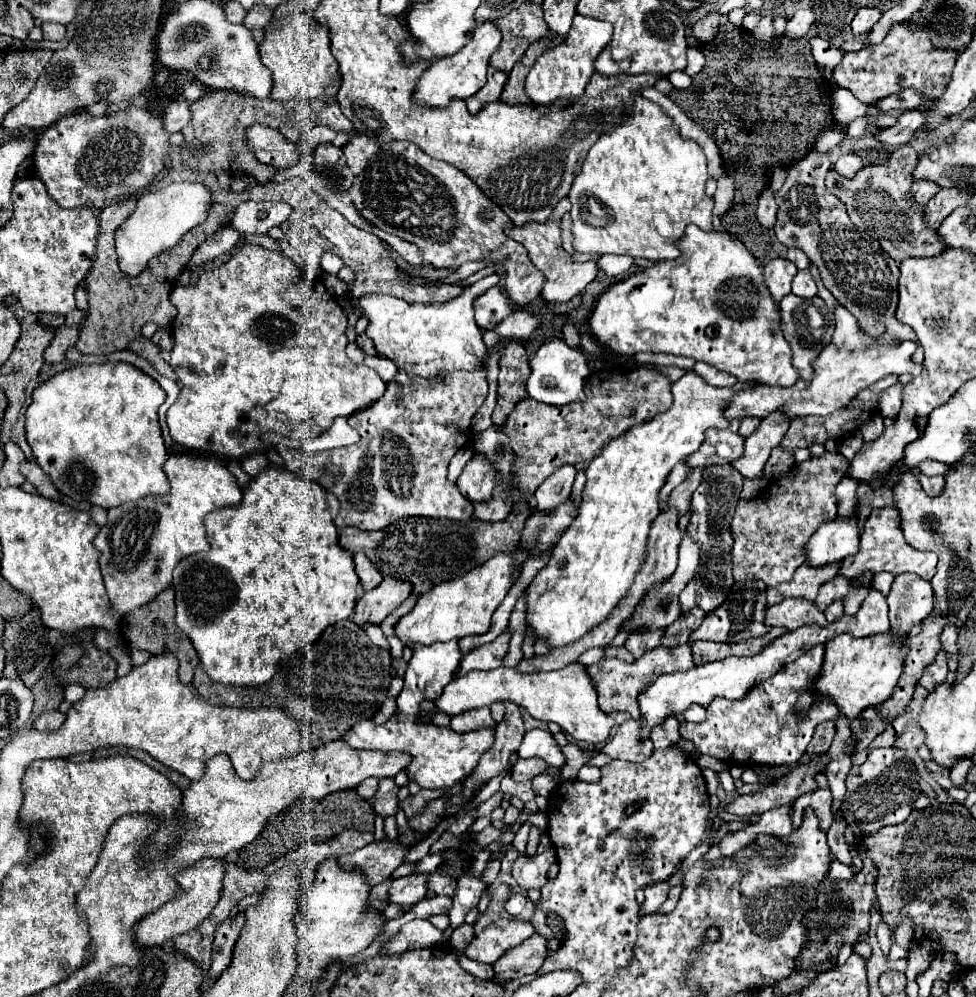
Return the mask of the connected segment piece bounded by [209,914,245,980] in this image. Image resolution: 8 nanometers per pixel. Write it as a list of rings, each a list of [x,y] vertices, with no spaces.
[[[239,914],[237,918],[227,918],[217,930],[215,930],[215,940],[213,940],[213,962],[209,968],[209,978],[217,980],[231,964],[231,954],[235,948],[235,942],[239,938],[239,932],[243,928],[245,916]]]

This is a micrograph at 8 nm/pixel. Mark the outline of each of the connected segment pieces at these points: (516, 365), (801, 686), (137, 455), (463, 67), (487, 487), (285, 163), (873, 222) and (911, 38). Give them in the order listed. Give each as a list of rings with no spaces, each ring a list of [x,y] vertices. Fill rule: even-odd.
[[[507,340],[499,360],[499,390],[497,406],[493,410],[493,424],[501,426],[517,400],[527,396],[525,382],[529,378],[529,356],[521,342]]]
[[[813,646],[809,652],[797,658],[797,662],[789,662],[785,670],[773,674],[769,682],[753,686],[753,690],[749,690],[745,698],[715,698],[707,708],[707,718],[703,722],[679,722],[681,738],[691,740],[699,754],[713,756],[727,766],[755,768],[797,764],[811,742],[815,726],[825,720],[837,720],[839,716],[833,698],[821,696],[817,696],[817,702],[813,702],[813,706],[809,706],[811,710],[797,710],[797,698],[803,694],[803,690],[813,690],[821,662],[825,662],[825,648]]]
[[[125,362],[81,364],[63,370],[37,386],[25,412],[27,442],[37,464],[51,478],[53,486],[77,502],[89,502],[101,508],[113,508],[145,496],[163,496],[169,482],[163,472],[167,450],[157,422],[157,410],[165,402],[165,390],[143,370]]]
[[[493,22],[477,24],[473,40],[465,48],[461,48],[453,56],[445,56],[441,60],[433,62],[429,66],[429,70],[421,76],[421,80],[415,88],[417,102],[421,102],[423,106],[433,106],[435,108],[435,106],[447,106],[451,98],[469,98],[469,96],[473,96],[477,90],[481,90],[485,86],[485,74],[487,74],[489,58],[497,50],[499,44],[501,44],[501,30],[497,30],[497,26],[493,26]]]
[[[475,454],[463,468],[463,474],[457,480],[457,486],[465,498],[471,502],[485,502],[491,498],[495,486],[497,486],[497,476],[501,472],[495,470],[495,466],[487,460],[483,454]]]
[[[255,124],[247,130],[247,138],[259,162],[269,164],[277,170],[297,164],[297,144],[289,142],[279,130]]]
[[[911,144],[899,146],[887,162],[883,164],[871,164],[863,166],[861,172],[853,178],[845,178],[837,174],[837,170],[831,170],[825,184],[831,194],[841,198],[841,202],[847,206],[847,214],[851,222],[865,230],[871,232],[881,246],[885,248],[891,258],[897,262],[903,262],[909,256],[937,256],[945,252],[949,246],[941,240],[937,230],[929,230],[925,218],[925,206],[913,202],[911,194],[911,184],[913,184],[913,166],[917,166],[919,154]]]
[[[895,22],[881,44],[869,44],[857,52],[847,52],[833,70],[833,80],[839,88],[851,90],[869,106],[905,88],[915,88],[921,92],[925,96],[925,106],[931,106],[931,102],[941,98],[945,92],[957,54],[957,50],[935,48],[929,38],[929,28],[923,26],[921,30],[915,30],[907,22]]]

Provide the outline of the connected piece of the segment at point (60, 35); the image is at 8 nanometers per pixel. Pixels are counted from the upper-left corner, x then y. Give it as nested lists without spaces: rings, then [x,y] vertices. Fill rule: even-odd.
[[[43,22],[43,38],[51,42],[59,42],[65,38],[65,26],[55,24],[55,22]]]

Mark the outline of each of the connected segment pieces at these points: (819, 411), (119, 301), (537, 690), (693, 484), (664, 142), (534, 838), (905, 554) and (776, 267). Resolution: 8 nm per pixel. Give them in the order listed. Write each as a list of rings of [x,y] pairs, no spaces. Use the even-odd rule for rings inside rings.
[[[837,304],[835,310],[835,334],[833,340],[825,346],[825,350],[815,358],[813,368],[813,380],[805,382],[799,380],[789,388],[779,388],[779,386],[755,386],[751,390],[743,390],[741,394],[737,394],[733,398],[733,402],[729,404],[729,408],[725,410],[725,416],[729,418],[745,418],[745,416],[757,416],[757,418],[765,418],[767,414],[771,414],[773,410],[783,410],[789,418],[797,418],[797,416],[829,416],[839,408],[845,408],[855,396],[857,392],[865,390],[867,386],[875,384],[877,380],[885,378],[887,374],[913,374],[917,376],[921,372],[921,364],[913,364],[911,362],[911,354],[915,352],[917,344],[913,340],[897,340],[891,342],[889,346],[881,346],[877,342],[877,338],[873,338],[871,334],[865,334],[865,330],[861,330],[861,326],[857,326],[857,318],[853,318],[853,314],[849,314],[849,310],[845,310],[845,306]]]
[[[129,198],[129,200],[123,200],[123,202],[111,204],[111,206],[107,206],[99,212],[97,252],[95,252],[93,266],[91,266],[87,278],[85,278],[85,290],[89,294],[89,318],[85,320],[85,324],[81,328],[81,334],[79,334],[79,340],[75,344],[75,348],[81,354],[107,356],[107,354],[113,354],[117,350],[125,350],[129,346],[129,342],[141,334],[141,328],[147,322],[161,322],[161,326],[171,326],[173,318],[177,316],[177,308],[169,302],[169,294],[175,288],[177,278],[181,276],[181,272],[187,266],[193,252],[211,234],[225,228],[225,225],[231,221],[235,210],[230,204],[213,203],[209,208],[207,222],[203,222],[201,226],[191,230],[189,234],[185,234],[185,238],[175,248],[171,248],[169,252],[163,252],[157,258],[153,258],[153,264],[141,276],[127,278],[125,274],[121,274],[121,270],[117,266],[113,232],[133,212],[133,208],[135,208],[135,200]]]
[[[573,662],[561,670],[553,672],[537,672],[537,674],[521,674],[515,668],[495,668],[489,672],[469,672],[461,678],[451,680],[445,688],[441,698],[435,702],[439,712],[455,716],[459,712],[491,706],[493,702],[511,700],[523,706],[533,718],[545,722],[557,722],[567,734],[571,734],[579,742],[587,742],[591,746],[605,744],[613,726],[613,718],[599,708],[597,702],[597,688],[593,686],[593,678],[587,672],[587,666]]]
[[[693,468],[693,472],[687,476],[687,480],[685,482],[681,482],[671,494],[669,494],[669,498],[667,498],[667,506],[673,506],[677,512],[679,512],[679,516],[683,516],[687,510],[689,510],[689,500],[691,500],[691,494],[693,494],[693,490],[699,486],[699,482],[701,482],[701,470],[703,468]]]
[[[635,96],[633,110],[619,128],[601,136],[589,150],[579,176],[569,192],[571,218],[573,218],[573,248],[585,254],[627,254],[649,260],[677,258],[679,250],[675,240],[685,232],[687,224],[697,224],[703,230],[711,230],[713,198],[705,194],[707,158],[701,146],[693,140],[683,140],[671,118],[647,98]]]
[[[532,826],[529,833],[527,850],[525,850],[525,854],[527,854],[527,856],[533,856],[533,854],[537,854],[537,847],[540,841],[540,837],[540,830],[536,826]]]
[[[873,508],[867,522],[865,522],[859,552],[845,558],[839,572],[845,578],[855,578],[865,570],[869,570],[869,572],[883,572],[885,570],[885,572],[891,572],[895,576],[903,574],[903,572],[913,572],[925,580],[931,580],[935,576],[935,566],[937,566],[937,554],[915,550],[911,544],[905,542],[901,526],[899,526],[897,508]]]
[[[773,258],[765,266],[765,284],[773,294],[775,302],[781,302],[785,294],[791,292],[791,282],[797,276],[797,264],[787,258]]]

